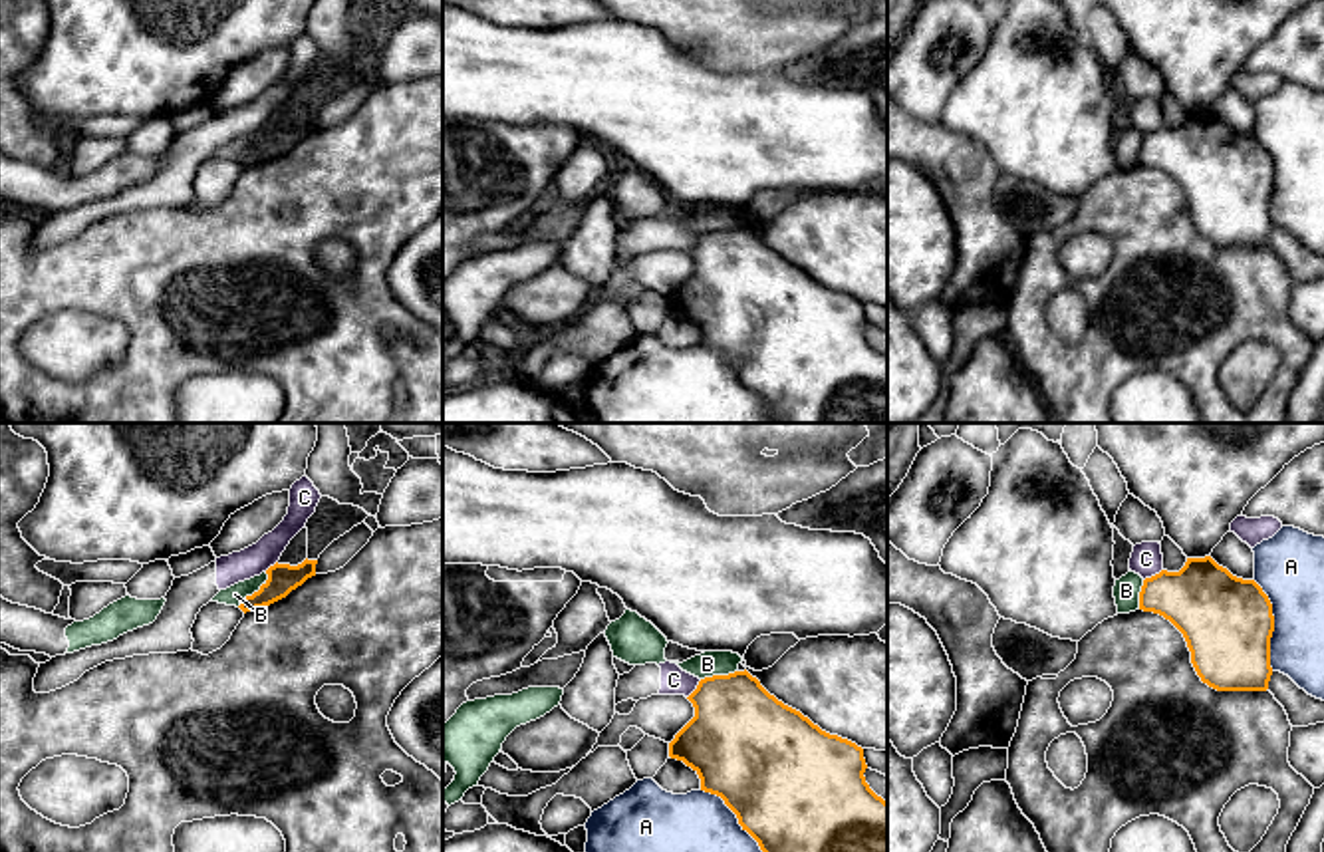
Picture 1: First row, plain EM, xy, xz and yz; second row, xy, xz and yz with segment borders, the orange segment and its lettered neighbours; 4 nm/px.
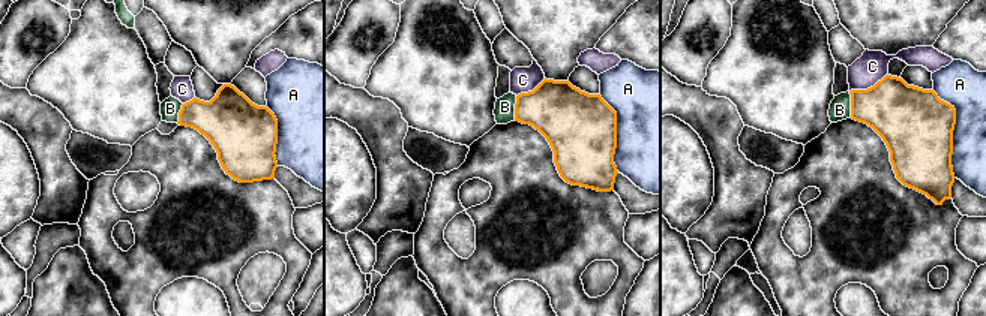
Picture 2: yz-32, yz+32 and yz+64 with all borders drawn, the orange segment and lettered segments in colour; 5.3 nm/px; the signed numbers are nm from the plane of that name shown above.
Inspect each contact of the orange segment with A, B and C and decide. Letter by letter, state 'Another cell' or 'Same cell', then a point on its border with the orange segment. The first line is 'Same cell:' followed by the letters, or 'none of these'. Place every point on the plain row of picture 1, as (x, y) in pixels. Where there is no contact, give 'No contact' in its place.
Same cell: none of these
A: Another cell. Touches orange at xz (739, 378)
B: Another cell. Touches orange at xy (255, 147)
C: Another cell. Touches orange at yz (1152, 132)

